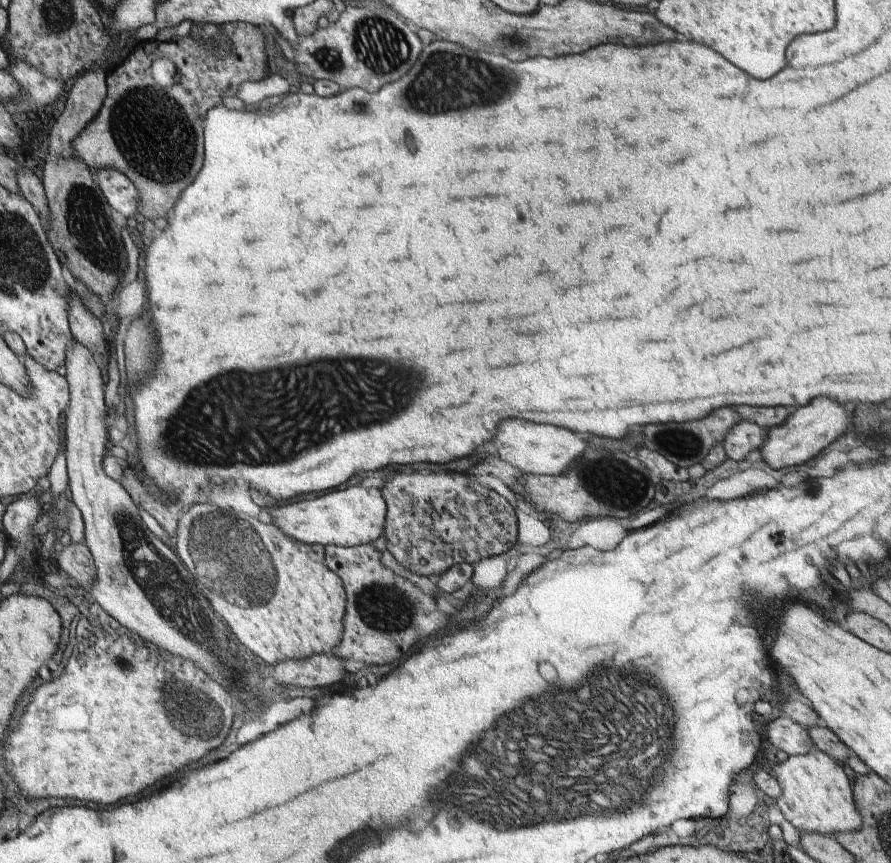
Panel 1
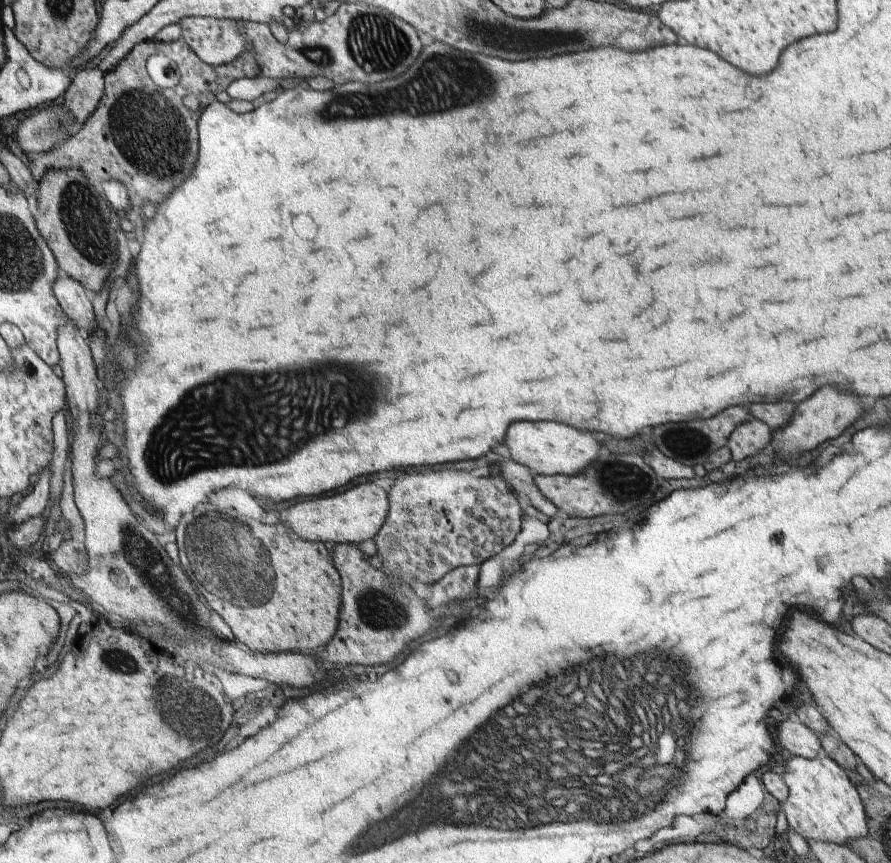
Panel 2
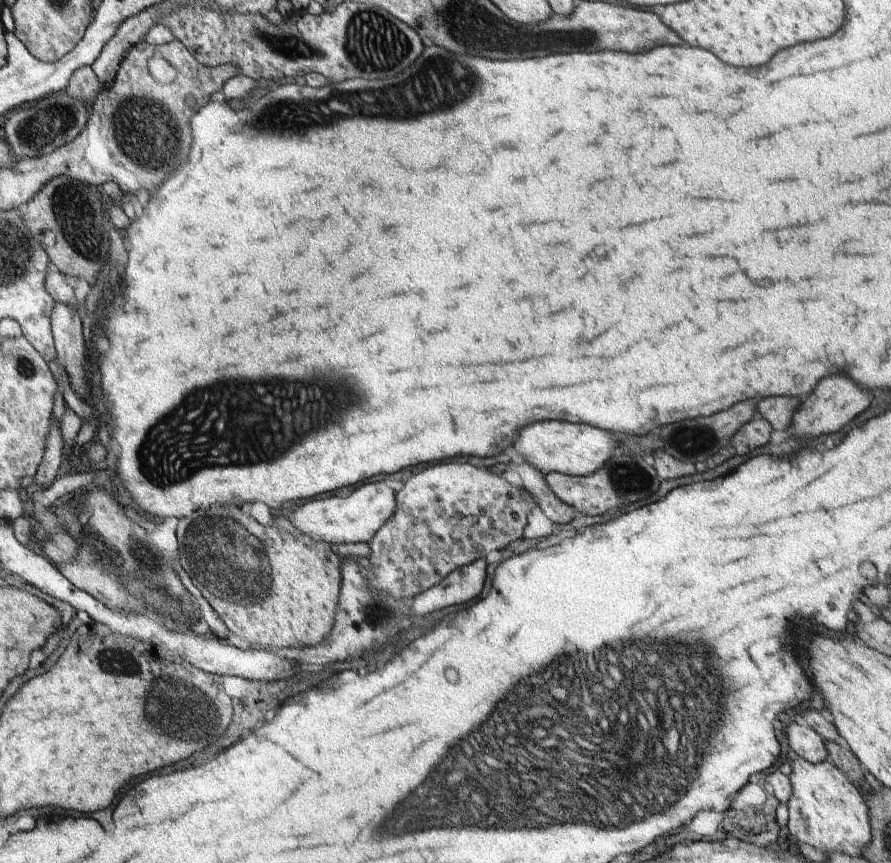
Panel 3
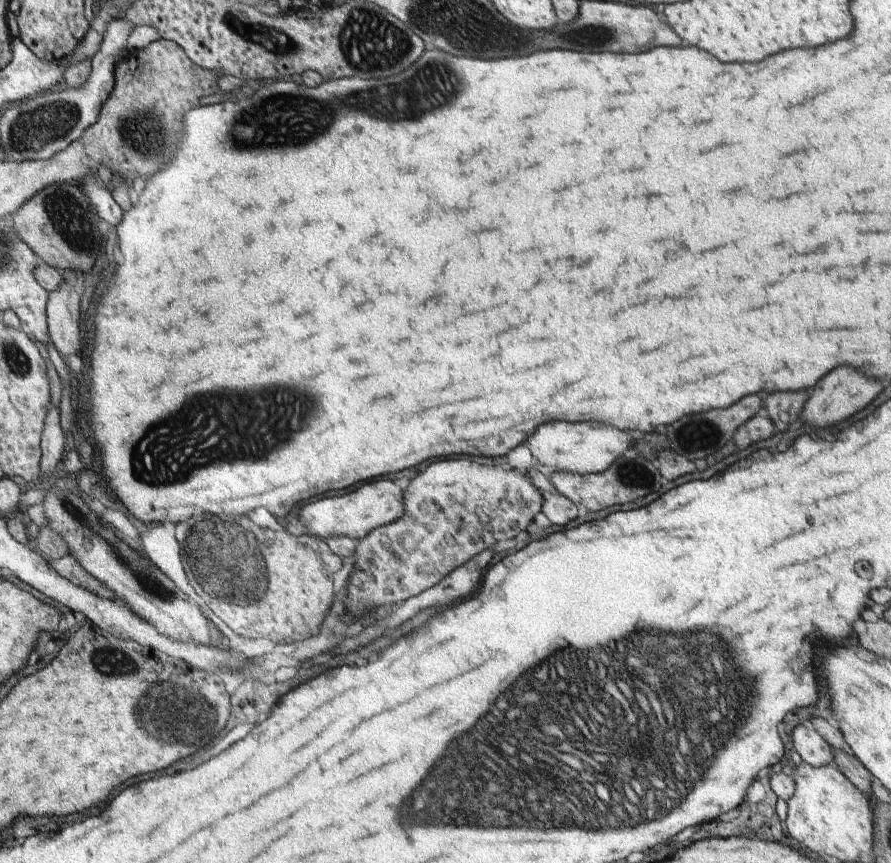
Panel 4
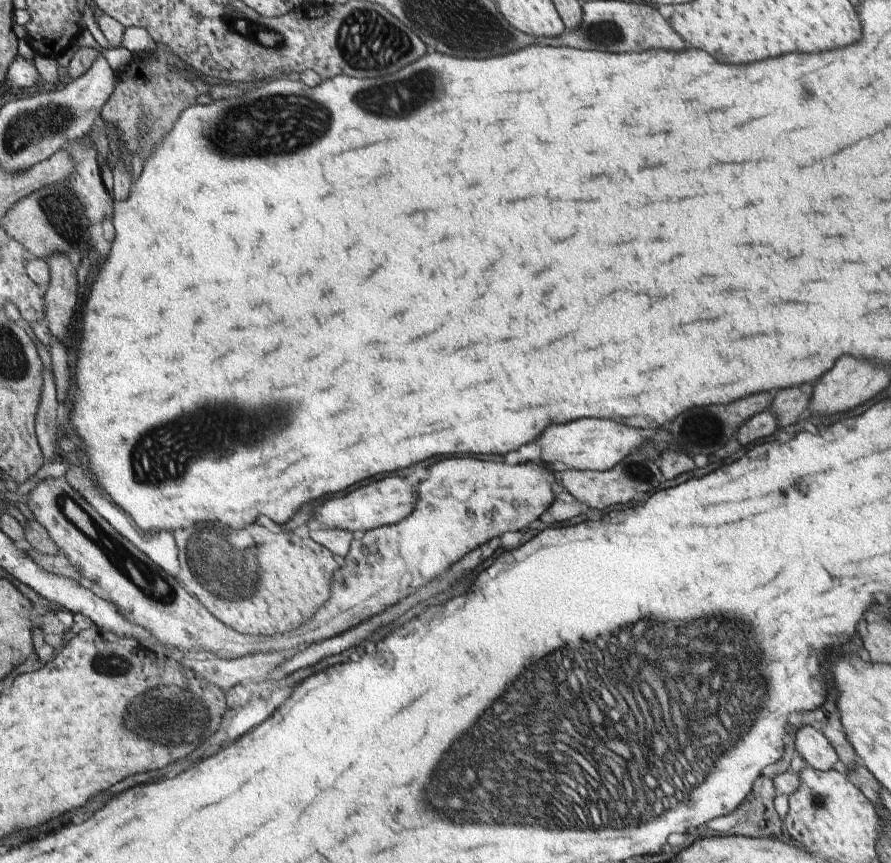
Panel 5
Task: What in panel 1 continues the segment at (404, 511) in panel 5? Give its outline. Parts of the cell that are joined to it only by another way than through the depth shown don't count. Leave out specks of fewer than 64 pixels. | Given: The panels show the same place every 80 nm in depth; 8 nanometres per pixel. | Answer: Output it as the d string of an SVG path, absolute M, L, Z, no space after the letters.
M353 485L344 490L326 491L317 498L288 502L268 508L272 523L286 536L309 545L353 547L373 543L386 528L387 503L380 489Z

